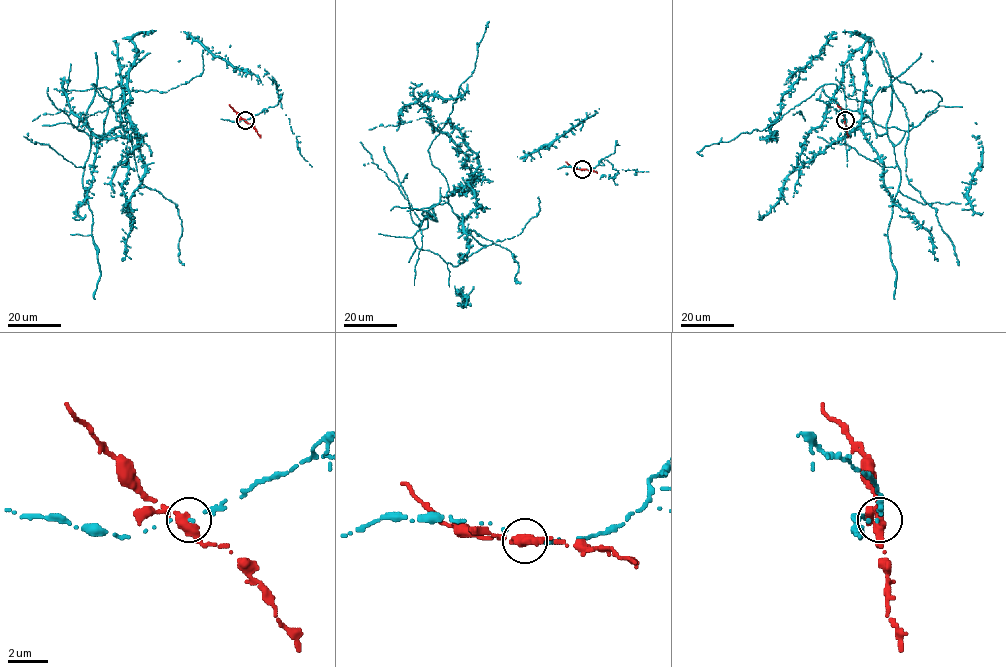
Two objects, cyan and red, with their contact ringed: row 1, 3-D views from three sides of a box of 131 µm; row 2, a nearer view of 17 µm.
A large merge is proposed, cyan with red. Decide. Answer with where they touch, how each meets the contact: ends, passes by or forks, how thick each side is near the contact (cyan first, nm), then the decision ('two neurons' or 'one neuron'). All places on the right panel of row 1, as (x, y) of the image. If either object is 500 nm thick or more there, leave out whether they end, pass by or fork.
(845, 120) | cyan ends | red passes by | 130/400 nm | two neurons

